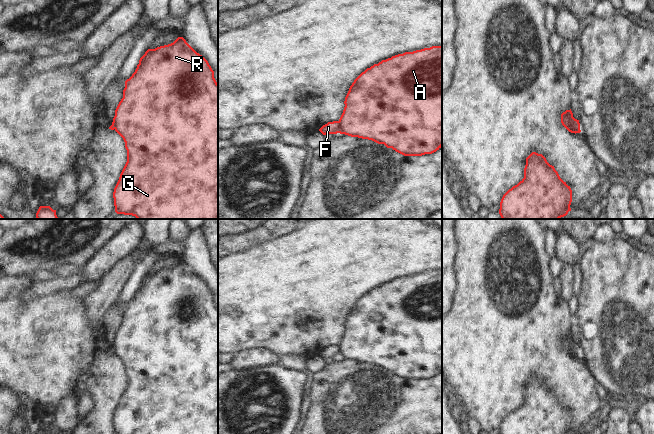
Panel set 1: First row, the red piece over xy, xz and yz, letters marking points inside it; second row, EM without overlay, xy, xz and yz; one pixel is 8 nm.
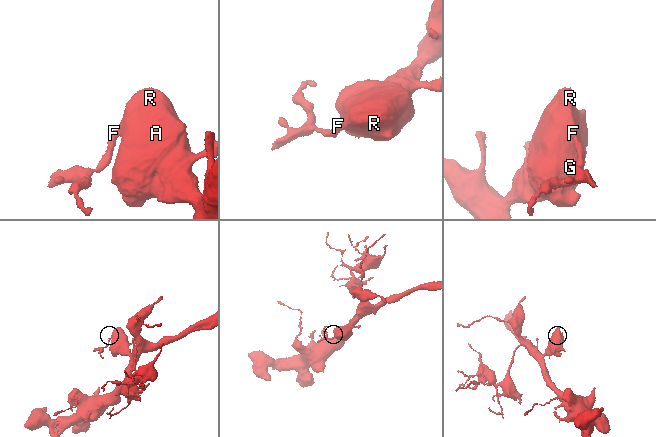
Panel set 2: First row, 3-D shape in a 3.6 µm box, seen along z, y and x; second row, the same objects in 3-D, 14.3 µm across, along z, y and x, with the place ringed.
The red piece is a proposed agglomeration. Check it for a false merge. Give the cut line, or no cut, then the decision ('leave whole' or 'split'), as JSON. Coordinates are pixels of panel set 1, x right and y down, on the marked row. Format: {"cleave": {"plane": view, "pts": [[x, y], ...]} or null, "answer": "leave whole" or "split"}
{"cleave": {"plane": "xz", "pts": [[338, 121], [339, 132]]}, "answer": "split"}

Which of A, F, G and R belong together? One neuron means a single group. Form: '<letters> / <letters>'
A G R / F

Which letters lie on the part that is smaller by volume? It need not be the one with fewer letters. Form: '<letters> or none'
F

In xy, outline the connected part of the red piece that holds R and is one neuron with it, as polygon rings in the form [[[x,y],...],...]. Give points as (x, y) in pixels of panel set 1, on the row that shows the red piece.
[[[183,37],[171,44],[148,49],[140,58],[135,72],[125,81],[123,98],[115,110],[112,125],[123,138],[127,150],[127,162],[113,192],[117,214],[132,215],[137,219],[218,219],[218,83],[208,61]]]

